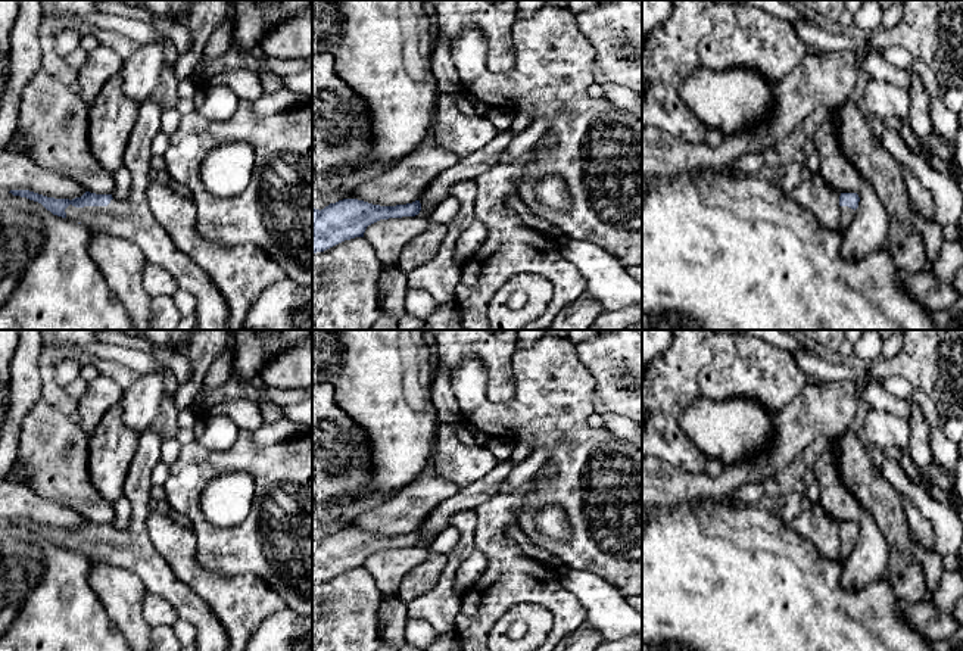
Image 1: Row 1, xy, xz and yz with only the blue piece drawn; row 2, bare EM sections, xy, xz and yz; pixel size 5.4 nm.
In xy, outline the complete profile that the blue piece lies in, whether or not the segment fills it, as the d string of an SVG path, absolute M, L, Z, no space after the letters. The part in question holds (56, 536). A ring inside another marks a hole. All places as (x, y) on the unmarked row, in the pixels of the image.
M149 427L140 432L135 455L127 470L124 496L131 504L125 530L112 524L85 521L81 527L54 529L29 520L10 520L13 526L41 533L53 545L81 552L93 563L110 563L134 573L147 594L165 598L181 620L197 630L197 651L228 651L228 635L209 605L177 579L163 557L150 542L146 518L150 513L150 474L160 461L165 437Z

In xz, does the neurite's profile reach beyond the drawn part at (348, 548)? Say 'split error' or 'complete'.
complete

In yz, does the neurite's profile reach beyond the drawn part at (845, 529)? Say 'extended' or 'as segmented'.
extended

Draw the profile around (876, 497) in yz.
M848 429L833 439L842 485L882 530L889 546L886 577L900 601L916 604L928 591L920 561L911 552L913 533L898 492L879 474L861 440Z

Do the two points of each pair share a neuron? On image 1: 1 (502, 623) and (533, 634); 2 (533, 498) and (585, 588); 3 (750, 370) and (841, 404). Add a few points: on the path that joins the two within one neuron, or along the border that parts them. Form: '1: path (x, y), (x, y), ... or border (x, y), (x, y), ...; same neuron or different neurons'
1: path (511, 617), (523, 617), (530, 625); same neuron
2: border (564, 564), (573, 569), (591, 570), (605, 582); different neurons
3: border (807, 382), (778, 413); different neurons

